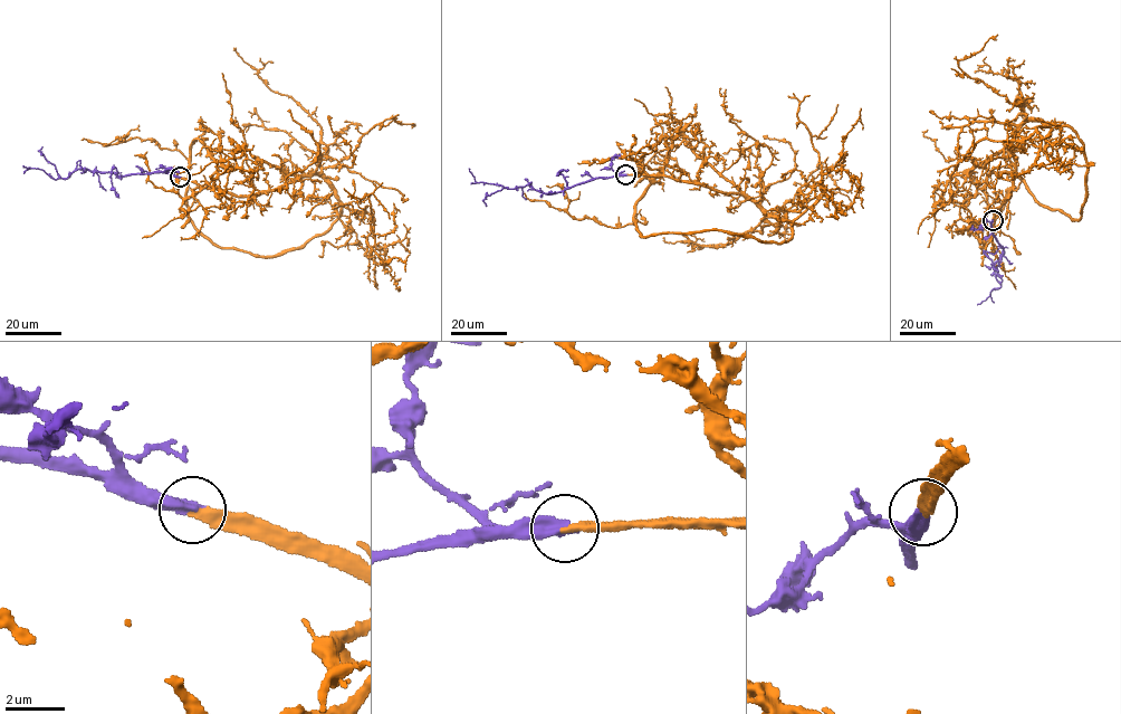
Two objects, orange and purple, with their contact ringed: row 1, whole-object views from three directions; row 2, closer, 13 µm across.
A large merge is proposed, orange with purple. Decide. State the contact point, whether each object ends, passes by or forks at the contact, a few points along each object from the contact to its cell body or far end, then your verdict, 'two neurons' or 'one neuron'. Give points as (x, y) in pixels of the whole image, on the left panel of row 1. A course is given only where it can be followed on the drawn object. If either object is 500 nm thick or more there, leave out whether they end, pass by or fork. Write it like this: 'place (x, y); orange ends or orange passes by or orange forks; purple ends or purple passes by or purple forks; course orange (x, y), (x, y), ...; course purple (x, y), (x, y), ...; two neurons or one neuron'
place (180, 177); orange ends; purple ends; course orange (179, 178), (252, 197), (318, 174), (341, 202), (373, 219), (366, 244), (377, 256), (405, 262), (410, 250); course purple (179, 177), (164, 172), (121, 177), (79, 168), (65, 178), (55, 179), (42, 170), (22, 165); one neuron

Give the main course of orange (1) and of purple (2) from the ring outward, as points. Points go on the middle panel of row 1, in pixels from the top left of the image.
1: (625, 175), (668, 175), (740, 193), (769, 216), (789, 221), (824, 196), (820, 181), (860, 117), (862, 130)
2: (625, 174), (594, 178), (552, 193), (528, 186), (507, 189), (476, 182), (468, 169)

